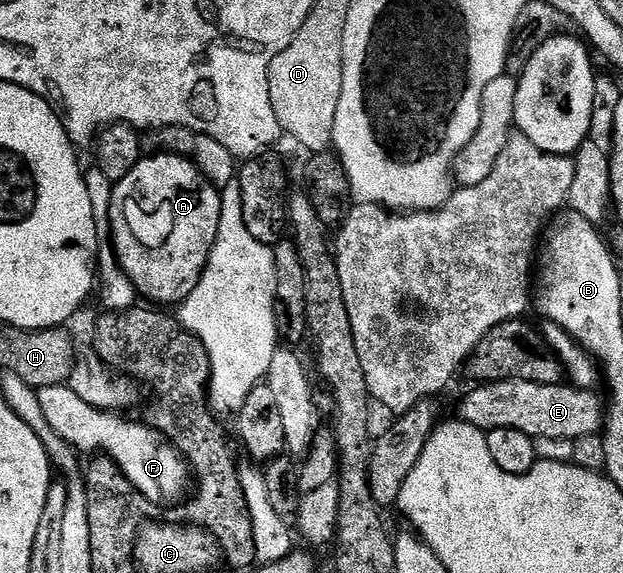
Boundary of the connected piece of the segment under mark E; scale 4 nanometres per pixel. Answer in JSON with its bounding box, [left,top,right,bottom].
[457,380,605,442]

